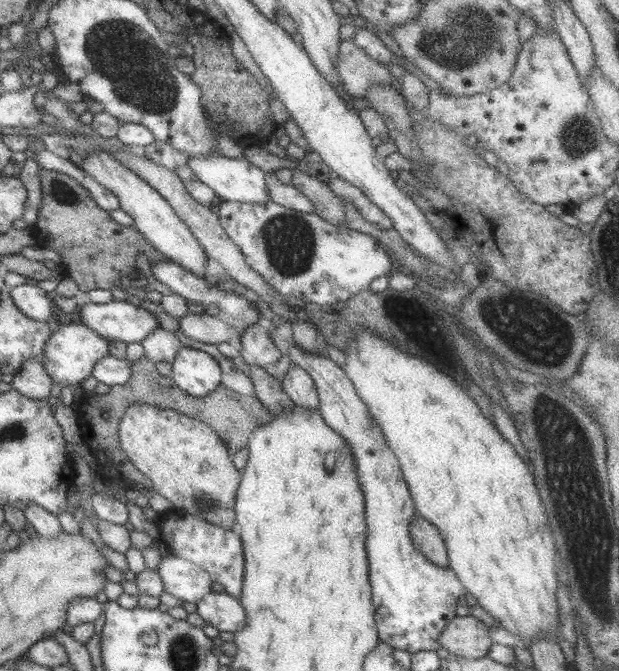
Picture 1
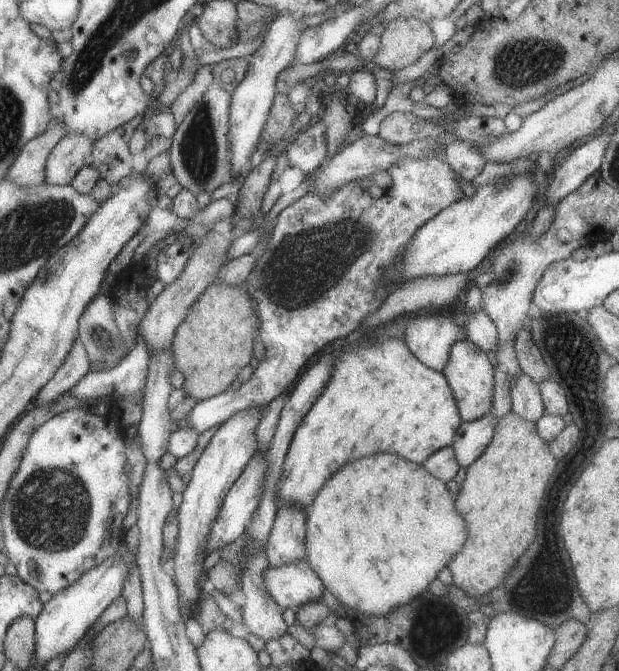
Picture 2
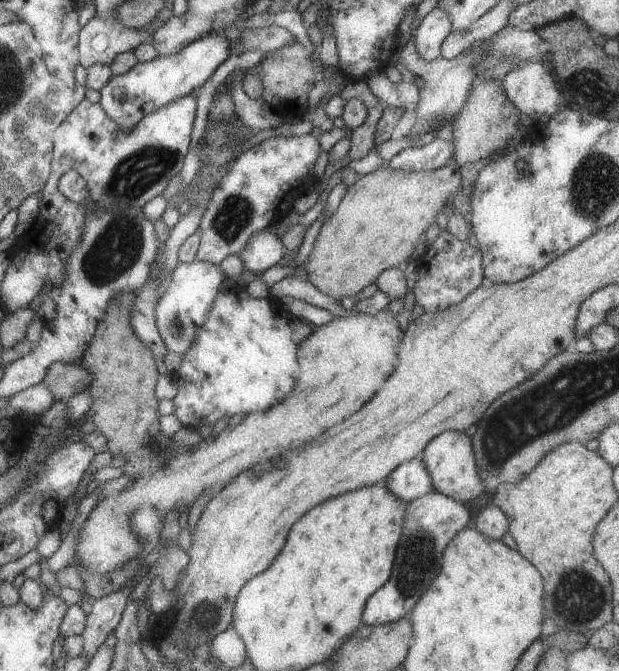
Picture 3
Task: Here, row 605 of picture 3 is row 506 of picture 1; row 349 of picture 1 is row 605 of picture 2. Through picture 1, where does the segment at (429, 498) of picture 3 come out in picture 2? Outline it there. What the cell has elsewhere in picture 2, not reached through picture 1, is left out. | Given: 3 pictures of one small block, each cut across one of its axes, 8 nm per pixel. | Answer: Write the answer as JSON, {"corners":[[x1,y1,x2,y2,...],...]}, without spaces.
{"corners":[[305,560,290,562,280,568,268,566,264,570,264,588,283,610,295,610,308,602,320,601,326,589,320,576]]}

